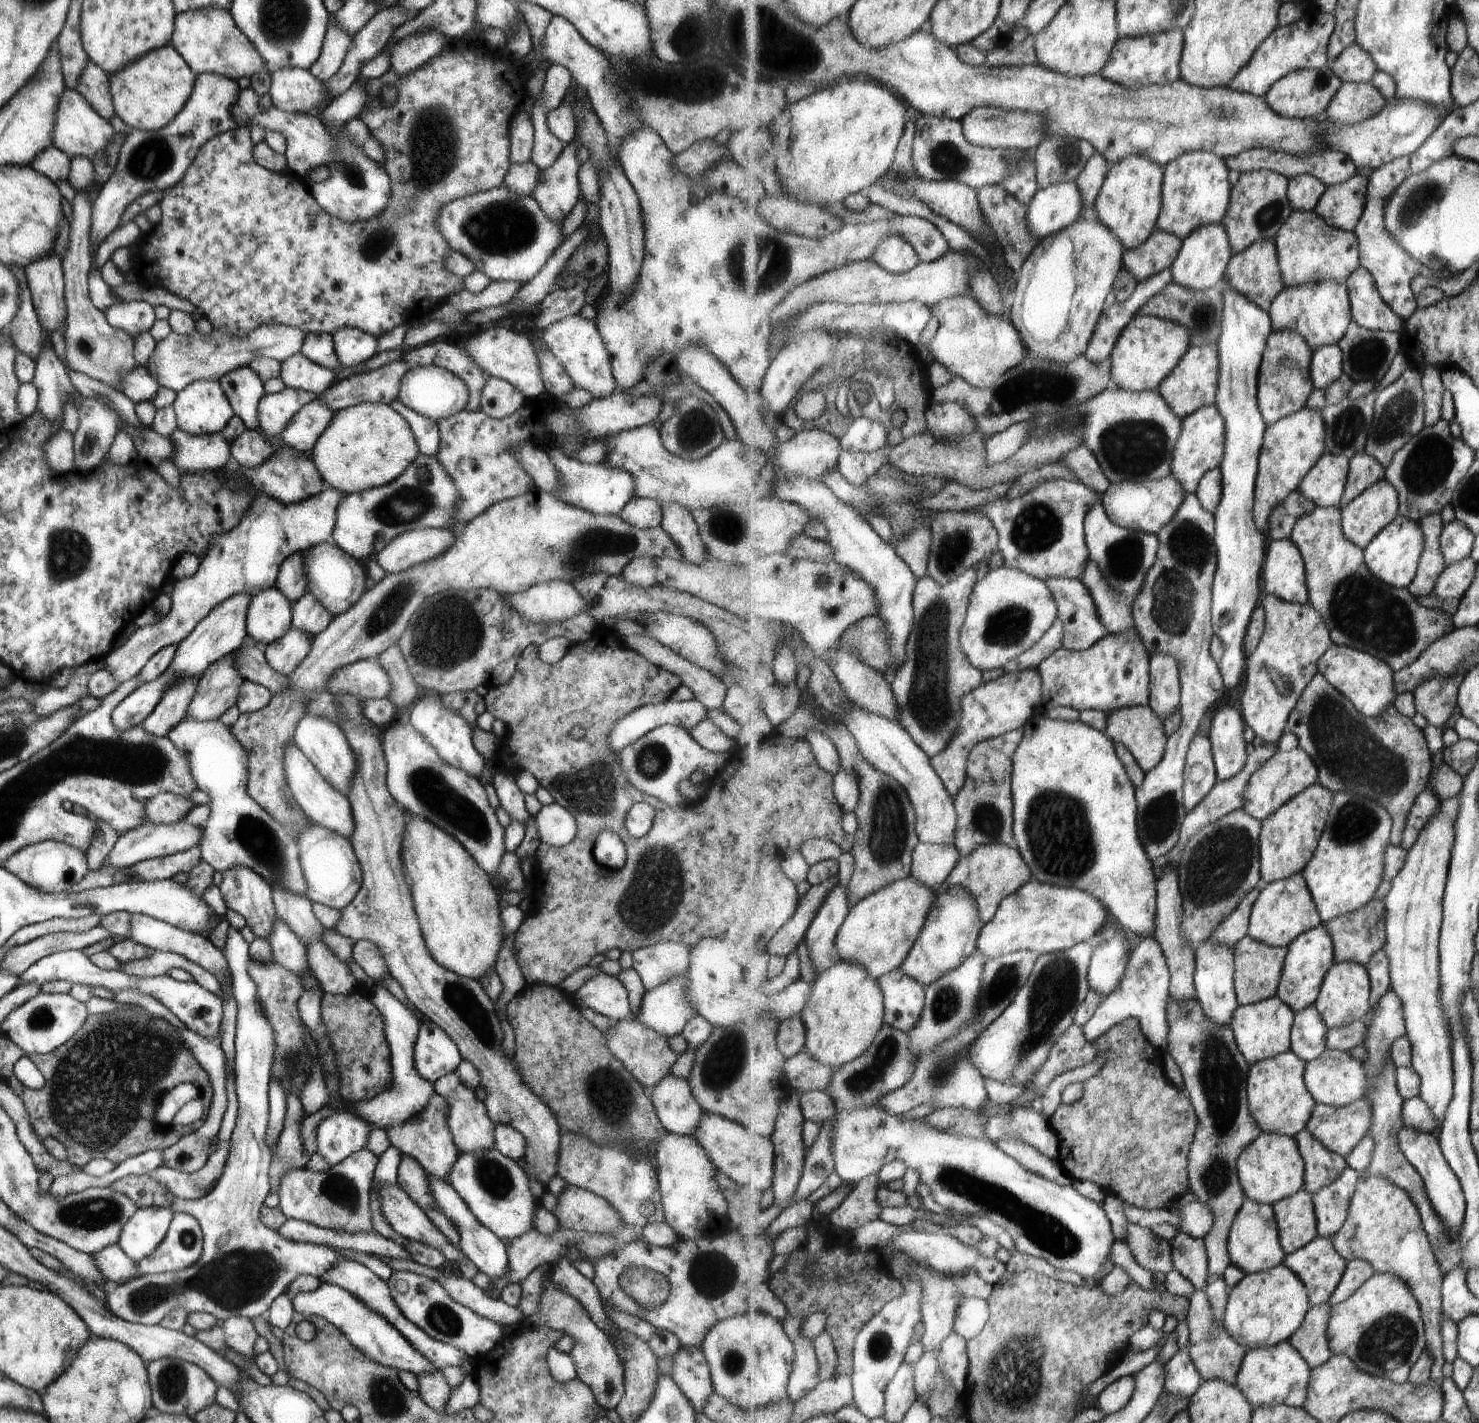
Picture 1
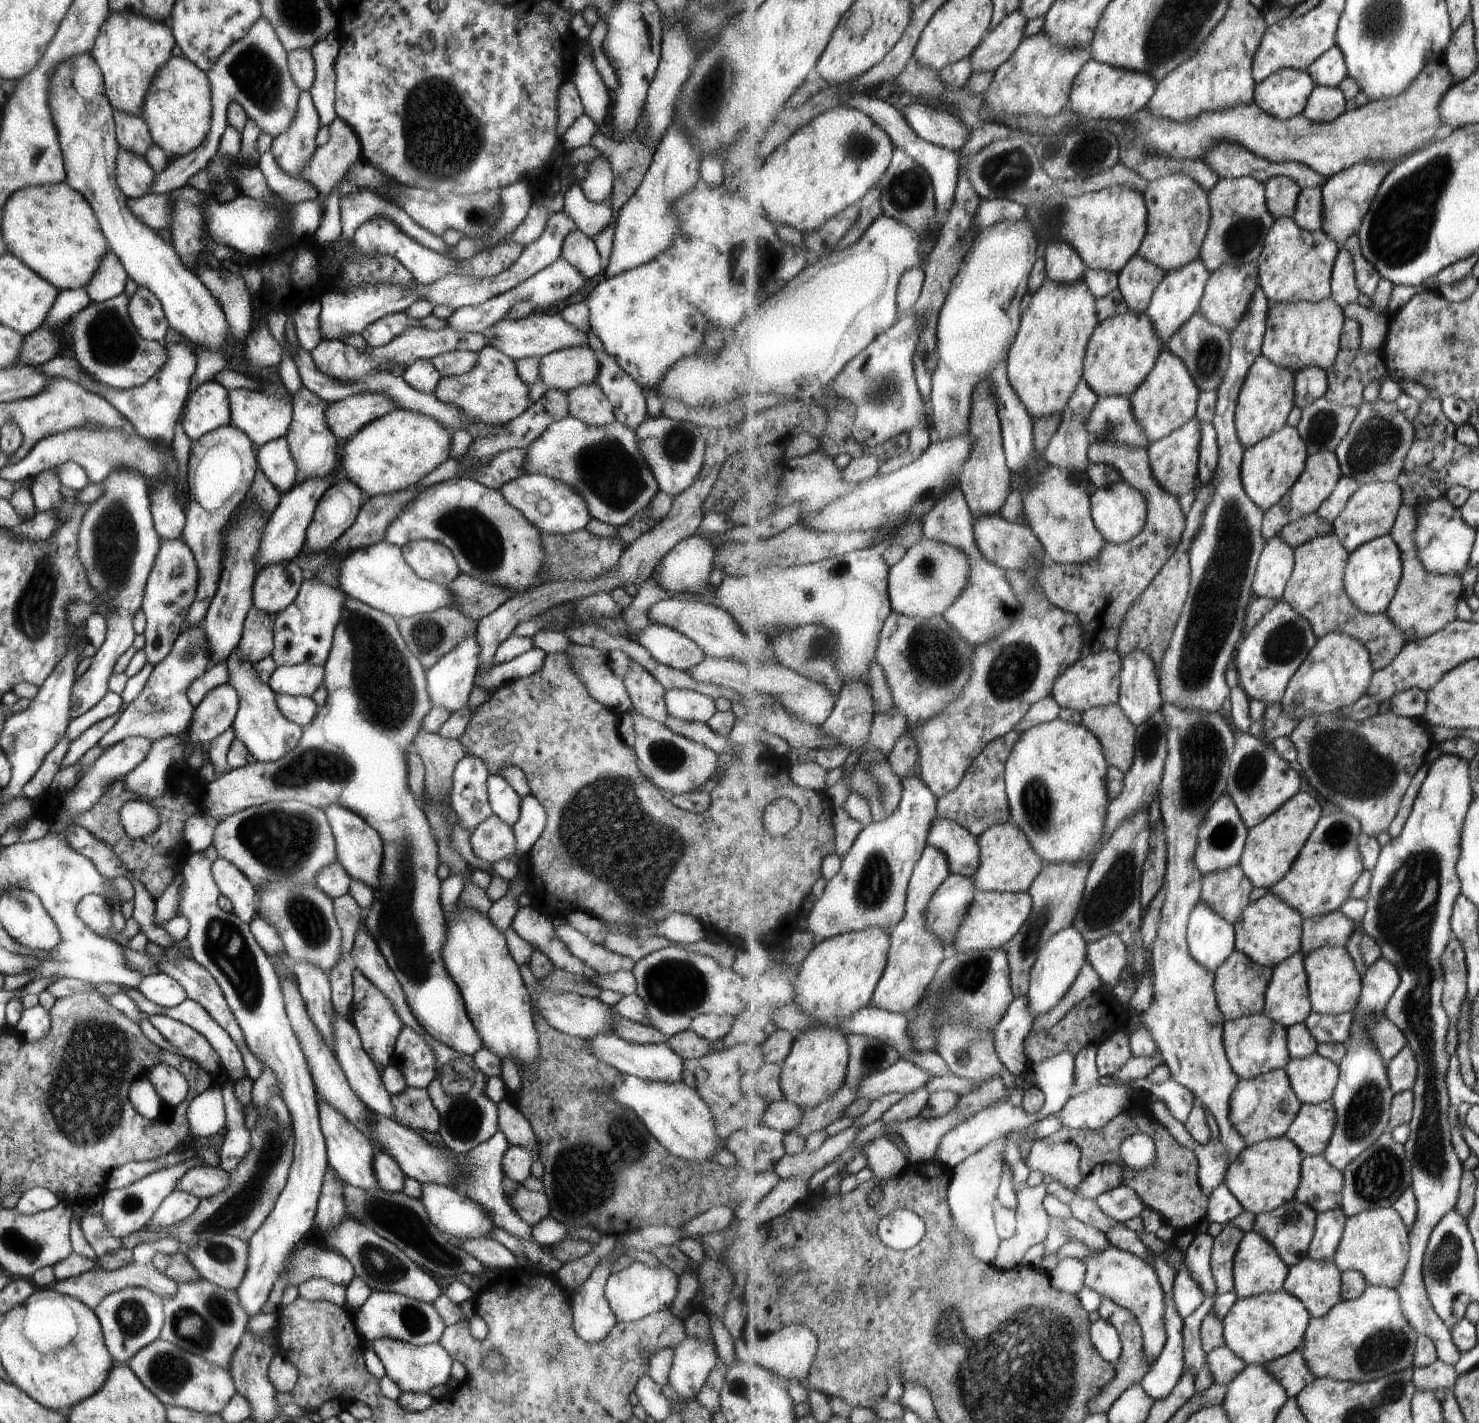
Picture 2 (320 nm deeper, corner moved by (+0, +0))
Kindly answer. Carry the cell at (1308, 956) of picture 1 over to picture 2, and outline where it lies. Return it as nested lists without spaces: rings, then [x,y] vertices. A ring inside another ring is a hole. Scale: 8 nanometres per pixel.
[[[1301,951],[1273,968],[1263,1014],[1285,1028],[1304,1023],[1314,1012],[1305,959]]]

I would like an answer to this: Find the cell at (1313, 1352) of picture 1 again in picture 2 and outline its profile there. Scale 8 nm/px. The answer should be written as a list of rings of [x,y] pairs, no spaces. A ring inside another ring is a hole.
[[[1299,1348],[1293,1354],[1265,1364],[1265,1368],[1280,1381],[1281,1386],[1284,1386],[1285,1392],[1287,1392],[1289,1398],[1299,1397],[1300,1394],[1304,1392],[1304,1388],[1312,1385],[1316,1379],[1316,1376],[1310,1369],[1310,1366],[1305,1362],[1305,1357],[1302,1352],[1303,1350]]]

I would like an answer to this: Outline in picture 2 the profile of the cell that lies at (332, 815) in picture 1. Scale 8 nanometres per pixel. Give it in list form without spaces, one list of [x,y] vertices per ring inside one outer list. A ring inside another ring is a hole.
[[[237,647],[223,660],[226,665],[227,684],[235,690],[238,696],[238,709],[231,721],[234,738],[245,745],[248,753],[256,761],[274,761],[291,750],[299,740],[303,728],[287,720],[275,702],[275,693],[257,677],[254,664],[240,659]]]

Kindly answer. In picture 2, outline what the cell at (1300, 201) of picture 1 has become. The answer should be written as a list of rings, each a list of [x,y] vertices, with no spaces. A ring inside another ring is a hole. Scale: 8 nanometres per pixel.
[[[1287,177],[1272,178],[1264,185],[1273,218],[1294,218],[1302,188]]]

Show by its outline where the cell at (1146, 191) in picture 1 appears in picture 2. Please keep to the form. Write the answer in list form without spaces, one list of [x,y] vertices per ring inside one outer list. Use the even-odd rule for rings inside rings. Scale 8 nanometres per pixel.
[[[1114,186],[1094,193],[1062,198],[1062,194],[1050,196],[1043,202],[1031,203],[1026,208],[1026,220],[1038,237],[1037,254],[1039,259],[1046,258],[1049,243],[1063,240],[1069,243],[1083,259],[1087,267],[1120,273],[1133,257],[1137,256],[1148,233],[1148,206],[1142,192],[1126,186]]]

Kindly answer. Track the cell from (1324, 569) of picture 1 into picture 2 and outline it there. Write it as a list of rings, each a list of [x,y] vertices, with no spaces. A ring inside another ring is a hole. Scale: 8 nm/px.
[[[1336,533],[1306,542],[1294,549],[1294,554],[1294,571],[1283,600],[1309,620],[1318,639],[1331,633],[1348,634],[1368,647],[1377,671],[1391,666],[1407,645],[1404,632],[1399,630],[1398,625],[1386,613],[1367,614],[1351,602],[1344,583],[1350,552]]]

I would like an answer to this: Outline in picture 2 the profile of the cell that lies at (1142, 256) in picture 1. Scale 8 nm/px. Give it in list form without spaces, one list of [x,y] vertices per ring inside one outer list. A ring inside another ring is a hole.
[[[1141,255],[1133,257],[1119,273],[1118,289],[1135,314],[1143,314],[1149,308],[1154,293],[1166,277],[1165,271]]]

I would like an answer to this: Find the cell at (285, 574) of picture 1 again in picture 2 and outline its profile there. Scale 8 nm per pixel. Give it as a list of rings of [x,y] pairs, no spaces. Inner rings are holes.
[[[344,477],[337,479],[319,498],[310,525],[304,534],[305,540],[299,553],[318,551],[324,549],[329,543],[335,542],[336,538],[339,538],[353,524],[364,498],[360,488],[349,479]]]

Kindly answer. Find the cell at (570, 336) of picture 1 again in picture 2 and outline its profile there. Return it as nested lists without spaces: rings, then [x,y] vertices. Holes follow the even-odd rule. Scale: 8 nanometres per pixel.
[[[534,311],[520,319],[501,317],[497,322],[482,331],[486,346],[493,347],[506,354],[513,361],[522,358],[542,357],[547,353],[567,347],[583,346],[586,344],[586,332],[567,324],[559,313],[549,311]]]

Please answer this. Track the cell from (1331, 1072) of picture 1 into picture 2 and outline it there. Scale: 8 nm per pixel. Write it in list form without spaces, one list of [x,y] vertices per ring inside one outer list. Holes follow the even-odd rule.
[[[1319,1053],[1301,1060],[1292,1059],[1286,1071],[1295,1094],[1308,1105],[1331,1101],[1340,1081],[1340,1065]]]

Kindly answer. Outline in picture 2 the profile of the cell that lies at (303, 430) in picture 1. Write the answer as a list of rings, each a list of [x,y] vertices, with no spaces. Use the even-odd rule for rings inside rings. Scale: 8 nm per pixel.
[[[359,391],[328,403],[325,420],[339,442],[393,409],[396,409],[396,404],[385,393]]]

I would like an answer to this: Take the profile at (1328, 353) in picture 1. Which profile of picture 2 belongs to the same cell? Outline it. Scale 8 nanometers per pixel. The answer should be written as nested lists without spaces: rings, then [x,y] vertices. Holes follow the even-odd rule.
[[[1309,367],[1296,374],[1296,406],[1307,409],[1316,400],[1326,396],[1329,390],[1328,374],[1319,367]]]

